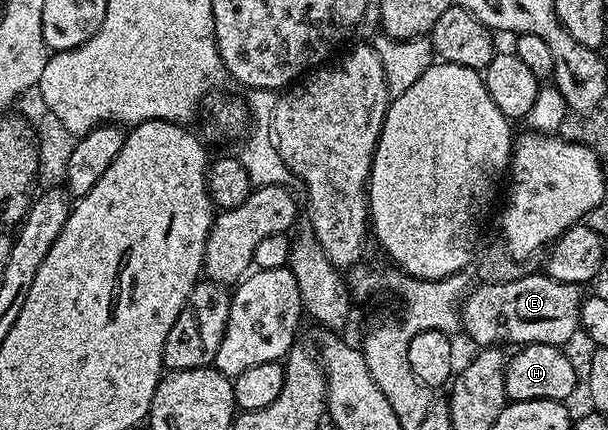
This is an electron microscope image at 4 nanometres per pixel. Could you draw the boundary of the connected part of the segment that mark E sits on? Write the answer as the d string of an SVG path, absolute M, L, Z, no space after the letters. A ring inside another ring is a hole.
M526 273L521 279L507 281L503 284L481 283L474 286L464 296L463 310L459 319L463 324L463 331L470 335L475 342L481 343L482 348L494 345L505 345L501 343L546 343L552 347L561 347L568 344L569 338L575 334L580 326L580 307L583 300L582 288L576 283L560 283L550 277L548 273L533 275Z

